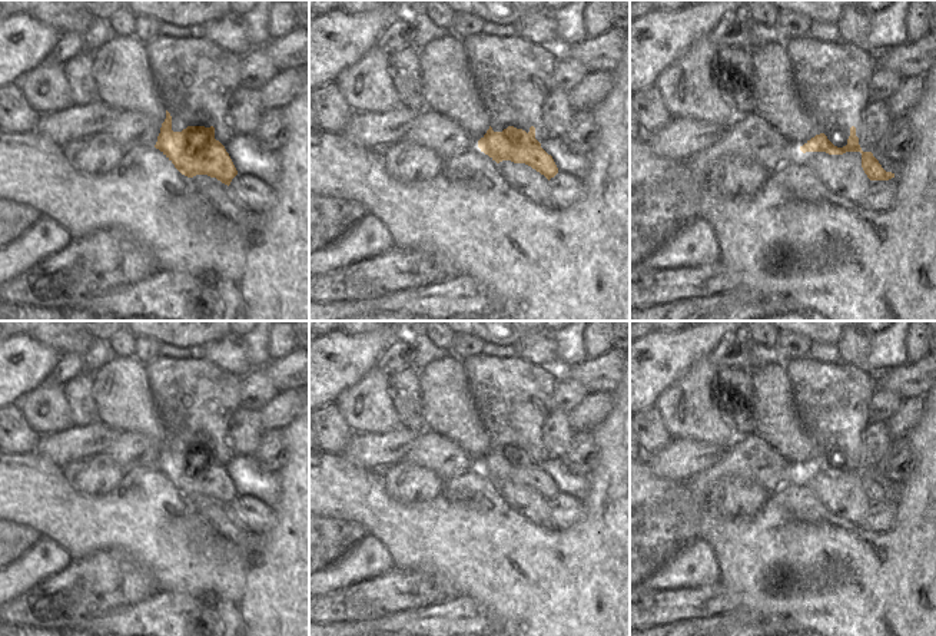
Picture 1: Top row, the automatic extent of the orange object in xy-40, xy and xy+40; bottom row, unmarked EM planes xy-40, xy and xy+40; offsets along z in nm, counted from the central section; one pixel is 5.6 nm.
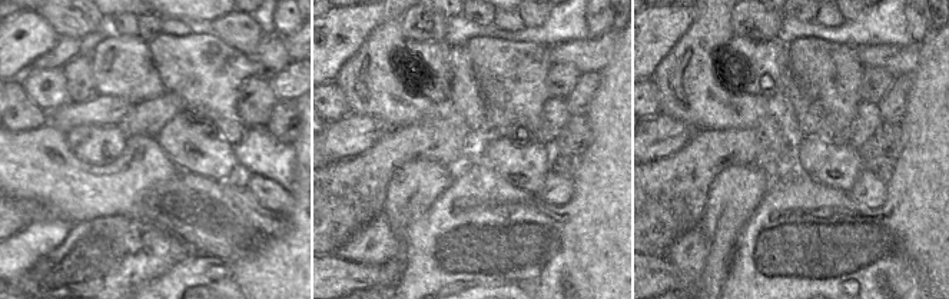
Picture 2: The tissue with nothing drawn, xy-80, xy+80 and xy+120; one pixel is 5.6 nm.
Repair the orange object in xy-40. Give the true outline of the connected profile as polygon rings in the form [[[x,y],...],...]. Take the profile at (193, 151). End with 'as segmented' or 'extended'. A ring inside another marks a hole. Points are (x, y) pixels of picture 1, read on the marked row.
[[[167,110],[155,148],[187,178],[208,175],[229,186],[238,175],[225,146],[215,139],[213,126],[187,126],[182,132],[173,132]]]; as segmented

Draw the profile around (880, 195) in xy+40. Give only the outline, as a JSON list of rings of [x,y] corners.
[[[896,178],[889,180],[870,180],[862,206],[872,212],[883,212],[896,202]]]

